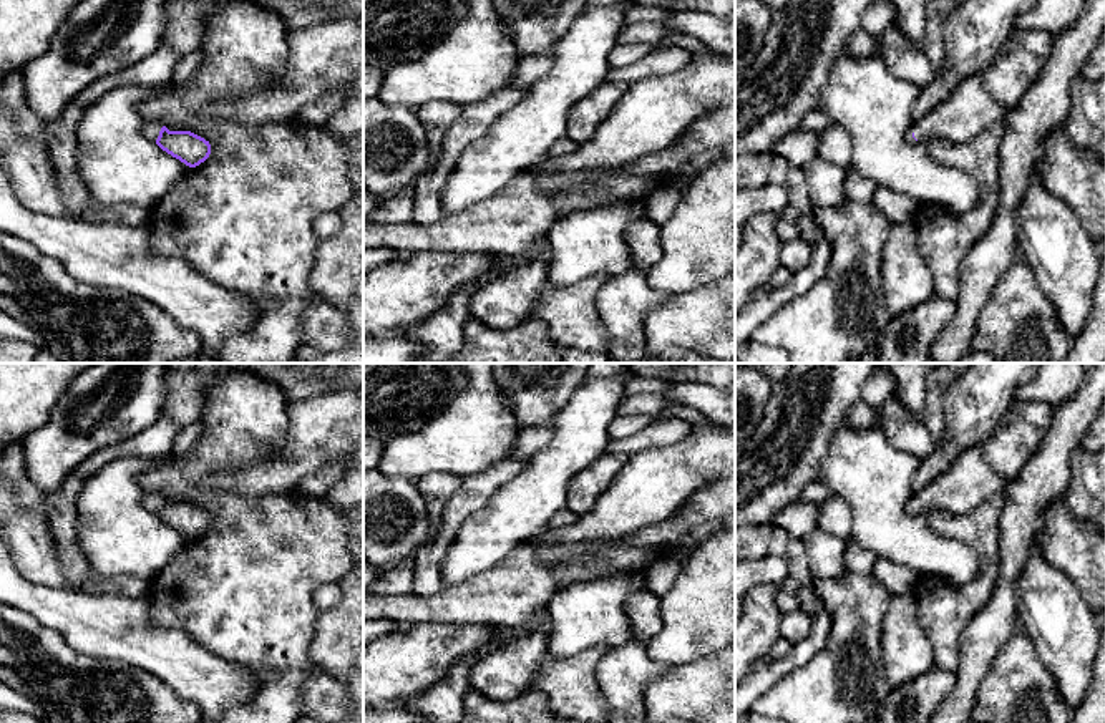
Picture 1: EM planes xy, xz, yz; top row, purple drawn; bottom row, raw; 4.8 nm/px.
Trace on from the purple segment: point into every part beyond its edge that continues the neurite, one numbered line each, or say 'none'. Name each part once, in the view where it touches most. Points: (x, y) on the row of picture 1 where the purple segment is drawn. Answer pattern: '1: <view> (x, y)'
1: xy (151, 128)

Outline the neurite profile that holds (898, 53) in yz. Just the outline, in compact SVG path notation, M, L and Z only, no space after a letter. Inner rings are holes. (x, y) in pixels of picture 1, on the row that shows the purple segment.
M894 25L878 38L878 55L893 75L919 88L926 88L936 76L924 50L918 50Z

